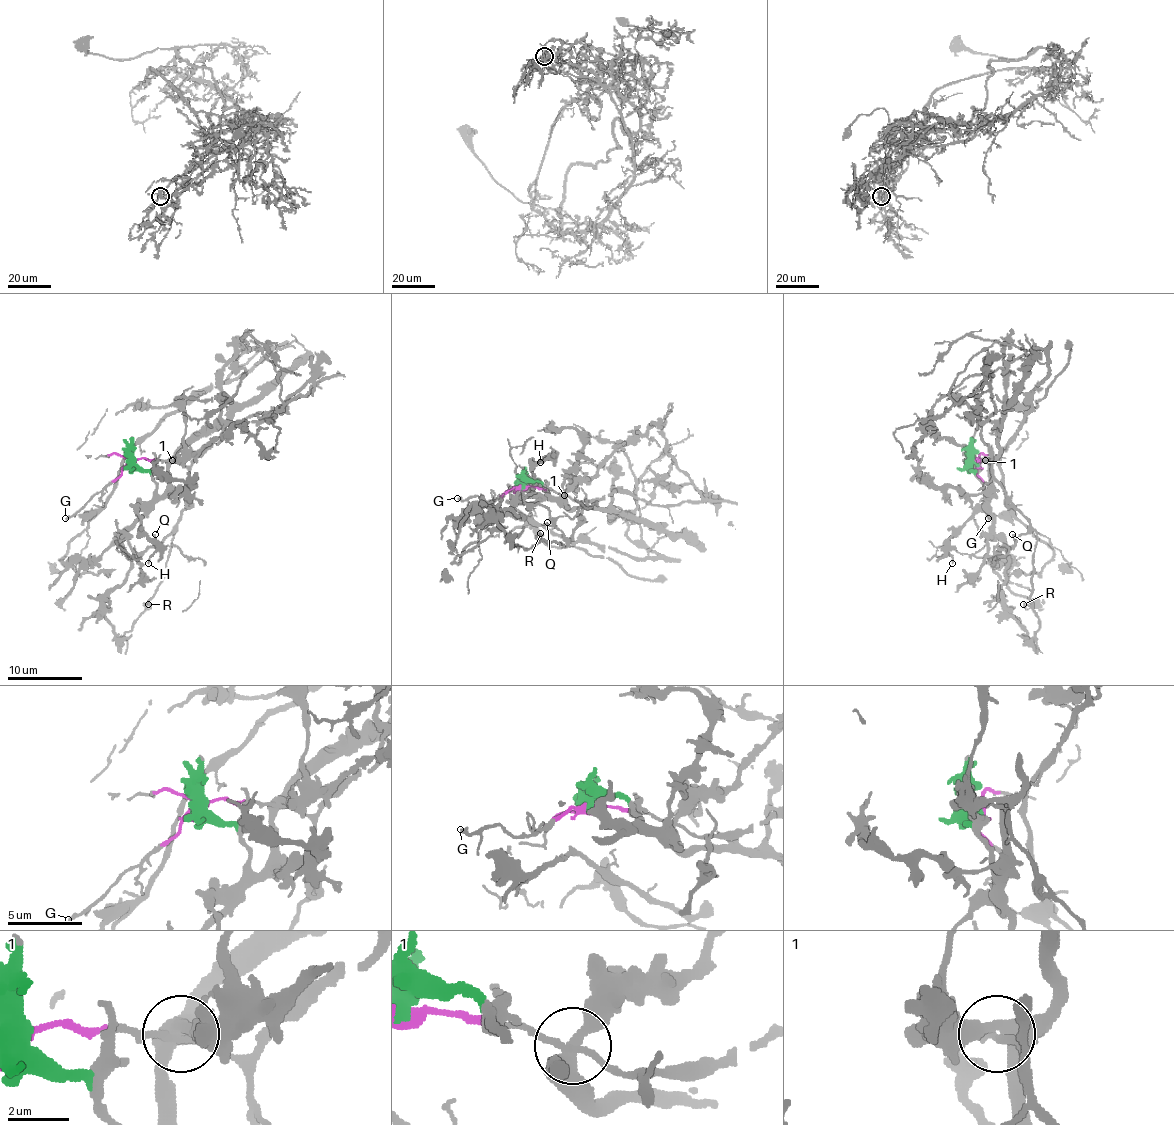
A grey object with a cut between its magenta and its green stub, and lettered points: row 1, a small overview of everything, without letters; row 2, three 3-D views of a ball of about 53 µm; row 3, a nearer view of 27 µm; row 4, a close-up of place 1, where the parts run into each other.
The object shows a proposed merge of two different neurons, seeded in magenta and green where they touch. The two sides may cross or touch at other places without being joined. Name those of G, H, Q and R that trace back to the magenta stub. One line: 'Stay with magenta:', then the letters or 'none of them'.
Stay with magenta: G, Q, R

